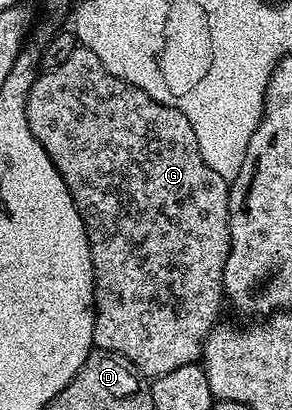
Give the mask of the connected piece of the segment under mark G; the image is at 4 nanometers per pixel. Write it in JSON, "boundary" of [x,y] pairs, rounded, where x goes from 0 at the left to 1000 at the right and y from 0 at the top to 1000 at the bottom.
{"boundary":[[[257,115],[247,134],[233,134],[233,144],[205,154],[205,163],[134,176],[96,232],[89,288],[110,329],[123,329],[137,359],[164,368],[164,388],[178,388],[192,417],[205,417],[205,437],[219,437],[260,495],[260,515],[274,515],[274,534],[295,546],[322,654],[325,844],[373,861],[425,866],[425,876],[452,883],[462,900],[500,924],[545,920],[575,905],[603,905],[603,895],[668,888],[688,873],[692,841],[705,822],[750,780],[743,778],[747,751],[757,749],[760,734],[767,744],[760,683],[788,610],[788,517],[781,515],[788,456],[764,432],[740,427],[740,417],[712,407],[712,398],[699,398],[699,378],[685,378],[685,349],[671,349],[671,320],[658,320],[658,300],[644,300],[644,290],[630,290],[616,271],[479,222],[479,212],[452,212],[452,202],[425,193],[397,193],[397,183],[384,183],[384,173],[370,173],[370,163],[356,163],[356,154],[342,154],[342,144],[329,144],[329,134],[315,134],[308,120],[277,115]]]}

